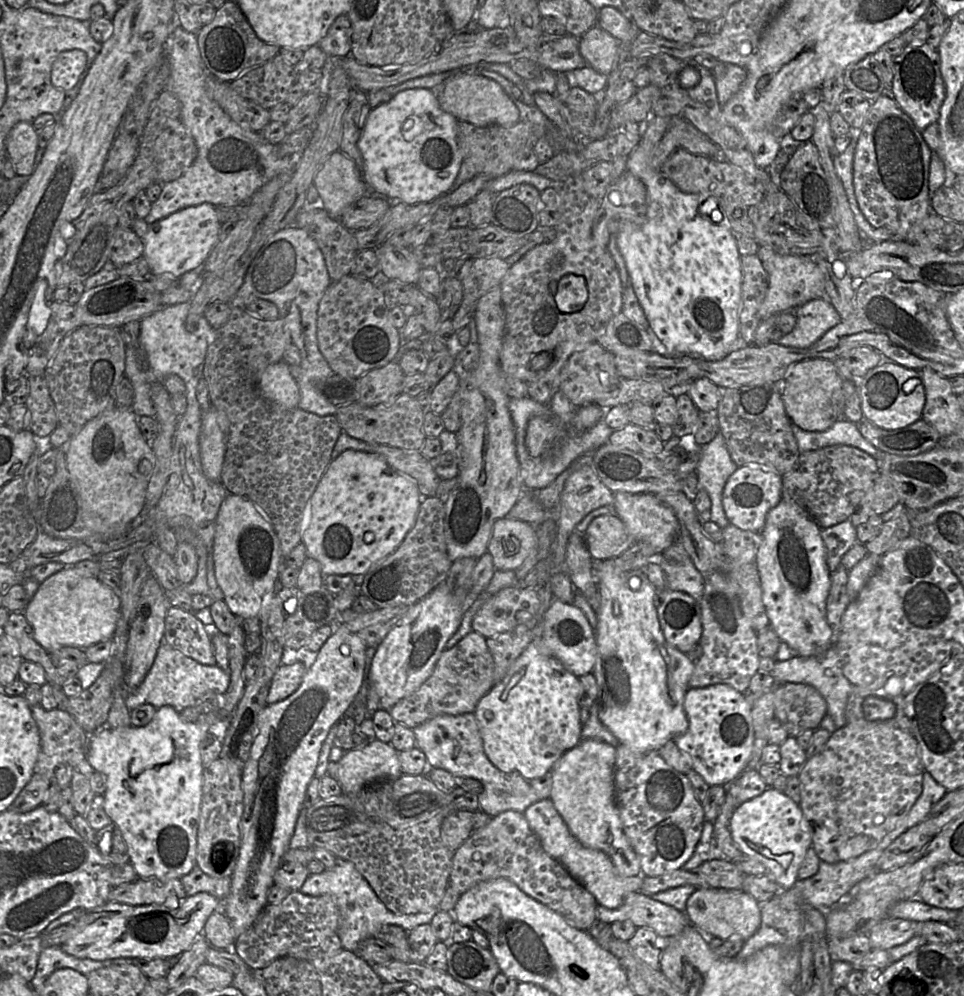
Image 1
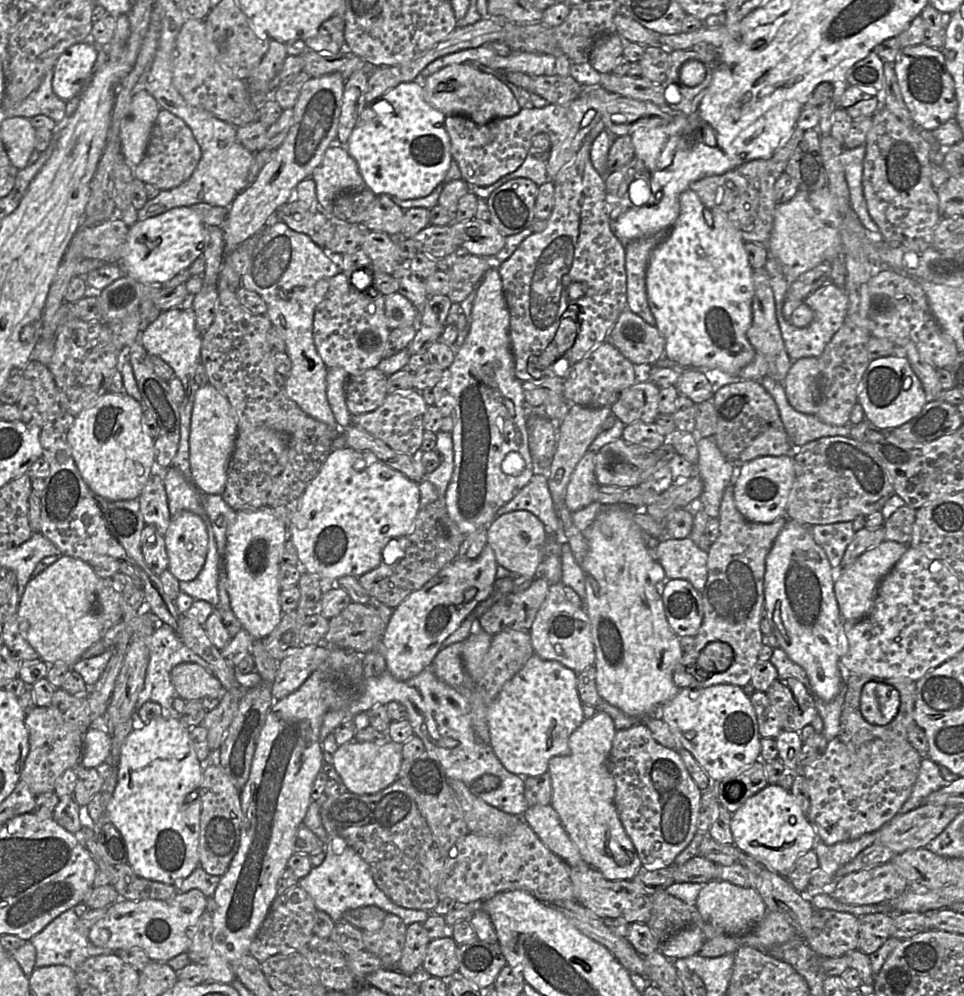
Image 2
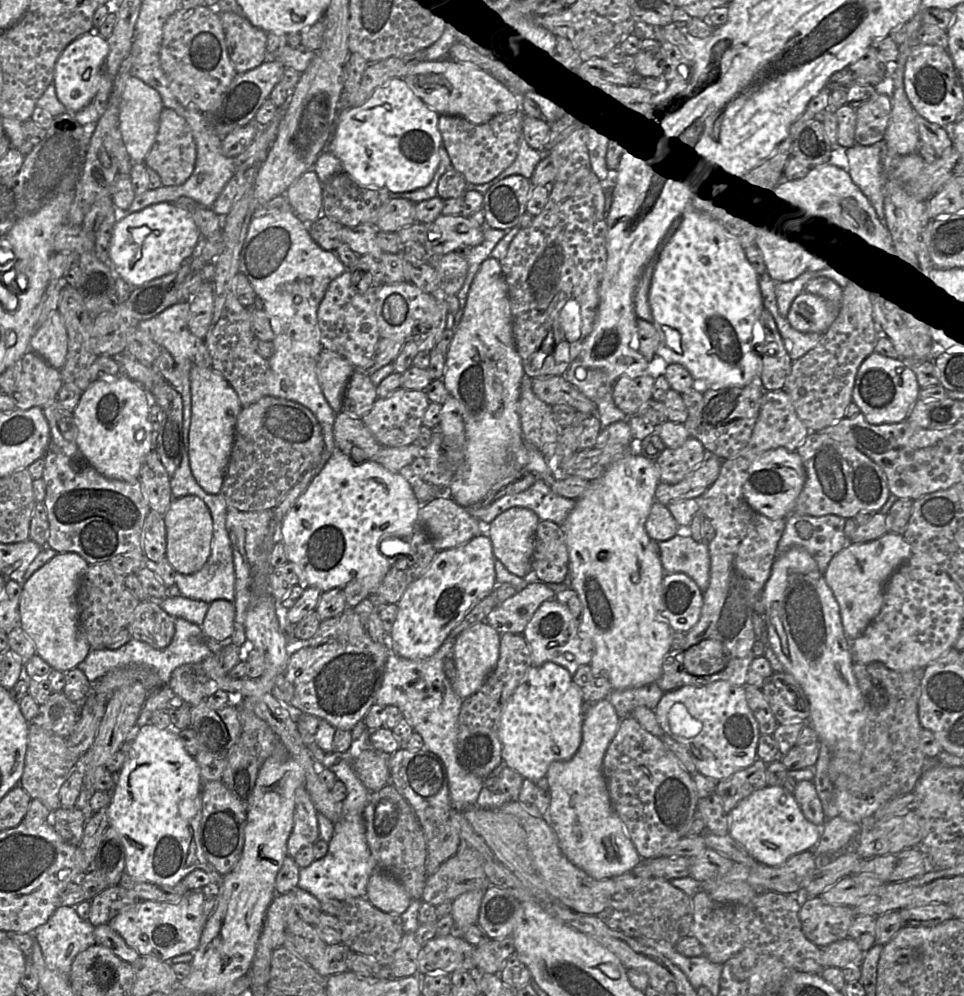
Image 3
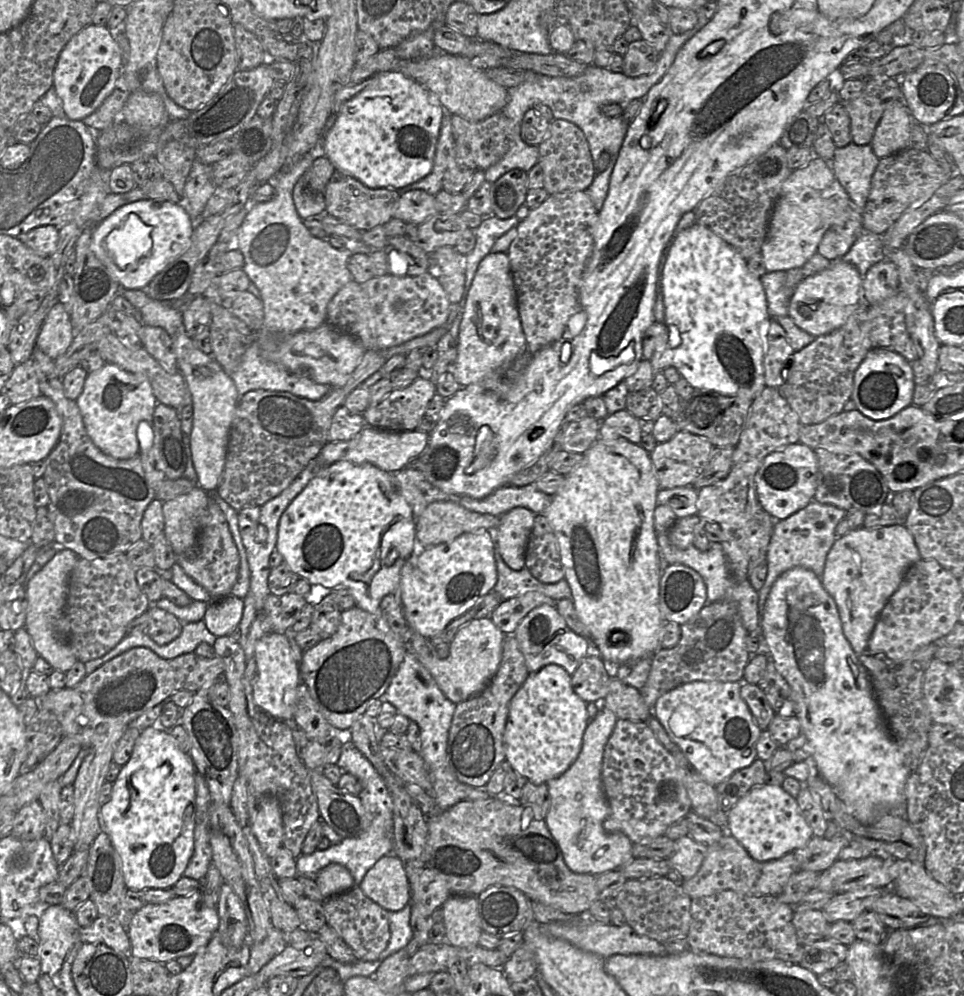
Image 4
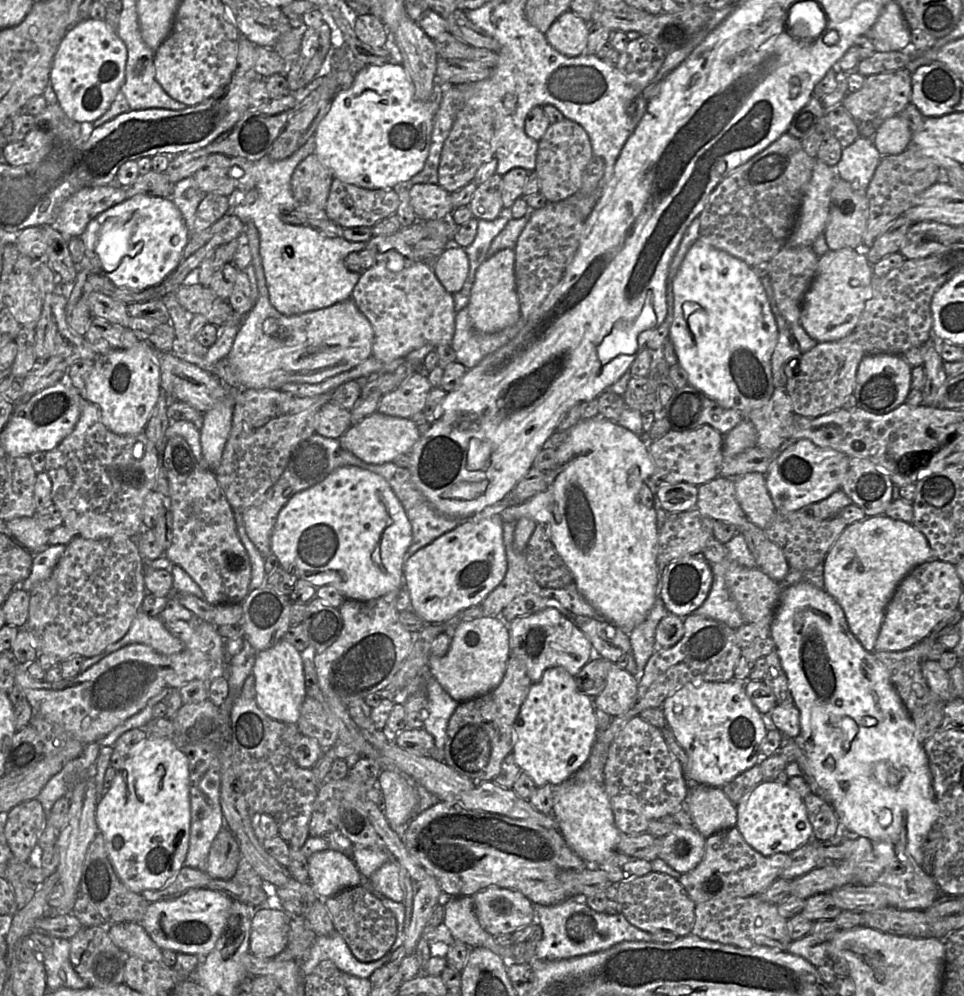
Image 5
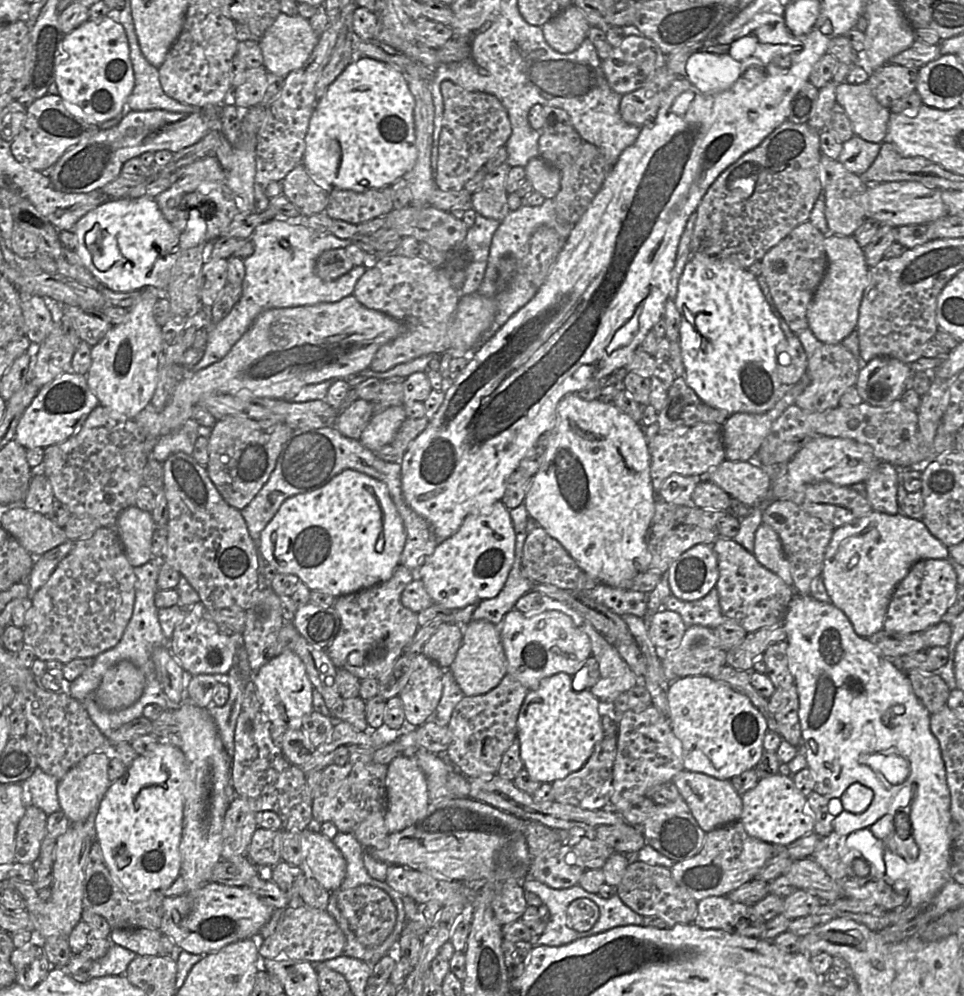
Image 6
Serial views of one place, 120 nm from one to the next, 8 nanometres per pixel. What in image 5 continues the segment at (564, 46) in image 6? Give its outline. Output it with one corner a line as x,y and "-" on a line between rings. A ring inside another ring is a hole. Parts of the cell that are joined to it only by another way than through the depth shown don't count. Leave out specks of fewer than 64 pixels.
567,10
545,33
547,42
559,53
578,57
585,52
588,42
588,23

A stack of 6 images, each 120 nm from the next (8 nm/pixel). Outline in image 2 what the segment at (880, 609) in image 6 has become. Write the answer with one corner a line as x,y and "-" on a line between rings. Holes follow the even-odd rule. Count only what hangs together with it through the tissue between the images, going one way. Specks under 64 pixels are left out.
883,540
860,555
850,566
836,570
834,592
843,620
855,623
865,618
871,611
880,582
899,561
909,544

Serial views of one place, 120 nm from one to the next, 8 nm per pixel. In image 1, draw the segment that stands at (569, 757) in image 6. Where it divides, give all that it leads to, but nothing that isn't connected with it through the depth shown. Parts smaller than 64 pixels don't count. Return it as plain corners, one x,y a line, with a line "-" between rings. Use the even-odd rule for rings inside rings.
539,611
532,633
533,640
529,646
518,657
505,678
494,684
480,699
473,712
487,758
500,771
518,773
527,781
550,773
554,763
581,741
582,731
579,705
580,680
545,648
543,622
540,621

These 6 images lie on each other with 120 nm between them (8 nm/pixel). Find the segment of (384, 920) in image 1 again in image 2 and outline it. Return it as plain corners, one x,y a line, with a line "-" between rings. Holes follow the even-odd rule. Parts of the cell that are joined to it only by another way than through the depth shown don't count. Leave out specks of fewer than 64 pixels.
329,836
326,843
326,856
317,867
299,880
299,885
312,897
317,910
327,913
334,922
343,919
347,910
364,906
377,906
387,913
394,914
408,926
414,922
423,924
431,915
426,910
415,910
394,904
376,885
368,864
340,836

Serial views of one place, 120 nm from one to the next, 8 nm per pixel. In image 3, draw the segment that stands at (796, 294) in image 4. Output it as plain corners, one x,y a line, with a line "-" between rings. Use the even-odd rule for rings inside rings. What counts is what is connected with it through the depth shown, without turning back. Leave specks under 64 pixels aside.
803,291
793,300
786,318
798,331
824,333
838,314
839,306
835,303

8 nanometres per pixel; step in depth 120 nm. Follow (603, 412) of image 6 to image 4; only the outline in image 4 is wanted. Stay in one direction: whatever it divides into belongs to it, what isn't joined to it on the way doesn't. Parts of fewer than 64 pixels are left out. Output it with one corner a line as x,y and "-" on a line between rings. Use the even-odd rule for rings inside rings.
624,438
613,441
598,440
585,454
584,459
572,472
565,476
564,483
559,491
552,497
552,502
543,513
549,521
559,544
562,565
565,571
564,579
568,582
572,601
579,619
589,632
589,642
594,645
597,655
606,665
620,666
634,663
645,657
653,657
661,648
661,630
664,618
660,610
660,549
657,534
654,529
654,510
657,507
657,493
660,484
657,479
650,454
638,444
633,444
-
435,501
415,520
416,540
426,548
477,530
494,533
499,521
498,516
473,512
452,501
-
612,633
617,633
620,638
620,646
612,646
610,638

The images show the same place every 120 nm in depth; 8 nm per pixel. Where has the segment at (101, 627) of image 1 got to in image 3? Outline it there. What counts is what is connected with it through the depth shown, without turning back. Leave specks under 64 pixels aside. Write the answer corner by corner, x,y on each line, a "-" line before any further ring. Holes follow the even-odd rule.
58,553
26,581
20,597
20,628
33,643
36,655
52,669
68,672
91,651
79,625
77,595
89,564
78,554

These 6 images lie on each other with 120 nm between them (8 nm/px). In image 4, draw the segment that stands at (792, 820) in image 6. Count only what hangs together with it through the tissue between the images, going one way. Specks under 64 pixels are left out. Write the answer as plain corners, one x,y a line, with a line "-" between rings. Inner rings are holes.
768,783
752,788
729,810
726,814
725,831
759,862
778,859
803,848
814,836
796,798
782,786

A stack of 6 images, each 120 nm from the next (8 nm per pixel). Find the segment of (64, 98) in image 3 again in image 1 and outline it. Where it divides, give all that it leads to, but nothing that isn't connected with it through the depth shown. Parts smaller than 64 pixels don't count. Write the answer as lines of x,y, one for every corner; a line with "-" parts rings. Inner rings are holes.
79,49
61,52
55,59
51,70
52,84
66,92
78,83
87,63
87,55

